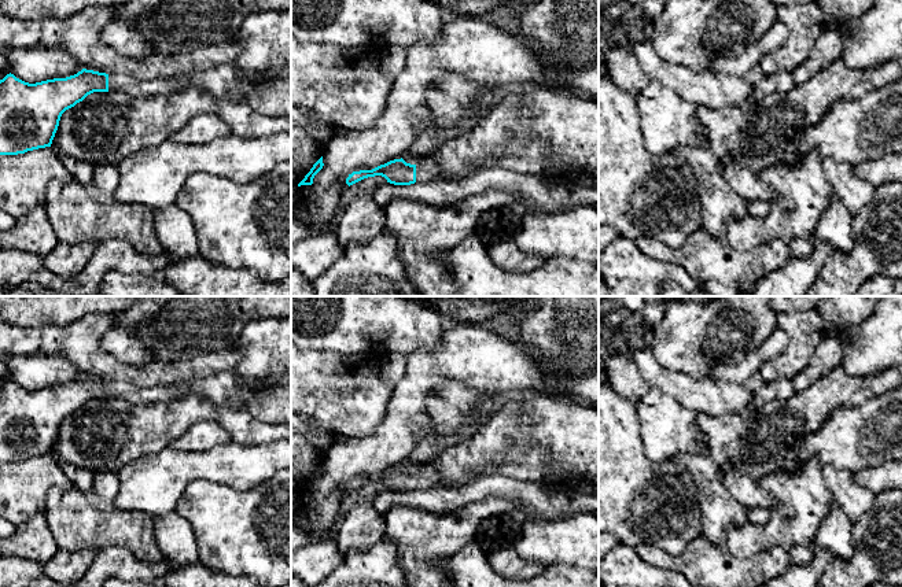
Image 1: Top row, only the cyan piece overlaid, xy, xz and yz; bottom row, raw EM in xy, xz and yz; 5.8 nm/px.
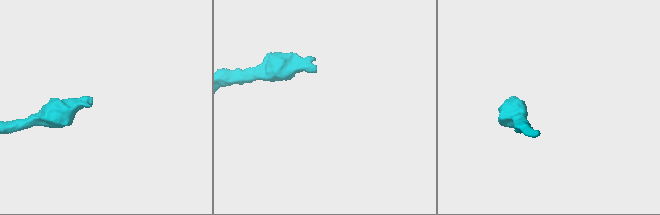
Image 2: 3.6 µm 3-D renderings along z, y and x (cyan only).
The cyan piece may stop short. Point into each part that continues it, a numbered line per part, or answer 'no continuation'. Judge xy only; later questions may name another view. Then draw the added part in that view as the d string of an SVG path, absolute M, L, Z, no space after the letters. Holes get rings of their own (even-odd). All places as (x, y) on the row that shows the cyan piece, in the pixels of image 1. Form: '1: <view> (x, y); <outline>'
1: xy (269, 92); M222 64L188 77L141 81L128 74L110 74L108 92L136 99L170 96L198 88L218 100L246 103L268 117L291 117L291 67L244 73L235 66Z

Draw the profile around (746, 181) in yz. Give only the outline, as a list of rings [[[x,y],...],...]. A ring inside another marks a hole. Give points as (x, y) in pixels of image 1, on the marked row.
[[[732,156],[721,159],[721,163],[728,184],[748,203],[766,202],[770,204],[776,199],[776,191],[759,177],[762,170],[741,165]]]

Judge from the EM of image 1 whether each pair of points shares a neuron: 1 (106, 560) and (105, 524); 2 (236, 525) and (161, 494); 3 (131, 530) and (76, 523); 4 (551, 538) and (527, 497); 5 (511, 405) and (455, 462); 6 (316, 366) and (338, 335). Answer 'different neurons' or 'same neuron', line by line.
1: different neurons
2: different neurons
3: same neuron
4: different neurons
5: same neuron
6: different neurons

